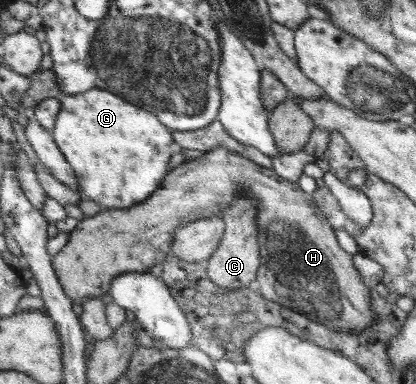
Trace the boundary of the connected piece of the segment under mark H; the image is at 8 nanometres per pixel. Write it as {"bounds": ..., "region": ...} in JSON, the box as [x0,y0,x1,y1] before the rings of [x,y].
{"bounds":[51,147,375,332],"region":[[[222,147],[213,148],[208,152],[204,152],[202,156],[196,157],[188,162],[185,161],[176,168],[173,168],[173,171],[169,173],[169,177],[165,177],[165,185],[161,185],[161,189],[157,189],[157,193],[153,193],[143,204],[134,205],[129,209],[102,209],[102,211],[94,217],[84,218],[82,221],[79,221],[77,227],[75,227],[69,235],[67,246],[63,247],[63,250],[51,259],[53,271],[55,271],[55,275],[57,275],[57,281],[59,281],[61,289],[63,289],[63,293],[65,293],[75,305],[83,305],[84,301],[88,299],[101,299],[101,296],[110,291],[109,287],[112,285],[112,281],[115,277],[123,276],[125,271],[133,271],[133,263],[137,265],[137,271],[151,270],[153,265],[163,263],[172,252],[172,244],[176,239],[178,228],[183,228],[183,226],[193,221],[223,216],[232,206],[232,203],[240,197],[240,193],[246,191],[246,189],[248,189],[248,193],[252,193],[252,197],[255,197],[256,201],[259,202],[259,213],[257,213],[257,215],[258,227],[260,229],[261,267],[259,272],[257,272],[256,281],[257,283],[261,283],[261,293],[265,293],[265,297],[269,297],[271,301],[281,301],[281,305],[289,305],[289,309],[297,309],[297,313],[301,313],[301,315],[311,315],[311,317],[309,317],[311,321],[319,321],[319,323],[323,323],[323,325],[325,325],[327,329],[331,329],[331,331],[341,329],[341,331],[355,332],[368,329],[371,323],[374,322],[373,317],[375,315],[369,302],[369,291],[367,291],[367,287],[365,287],[365,283],[363,283],[363,279],[361,279],[361,275],[359,275],[359,271],[357,271],[357,267],[355,267],[355,263],[353,263],[354,255],[345,253],[345,251],[339,247],[339,243],[337,243],[337,239],[335,239],[335,233],[333,233],[333,229],[329,227],[328,219],[324,217],[324,213],[314,201],[312,194],[303,192],[299,185],[279,177],[272,169],[259,166],[257,163],[253,162],[253,160],[245,158],[241,154],[235,154],[227,148]]]}

